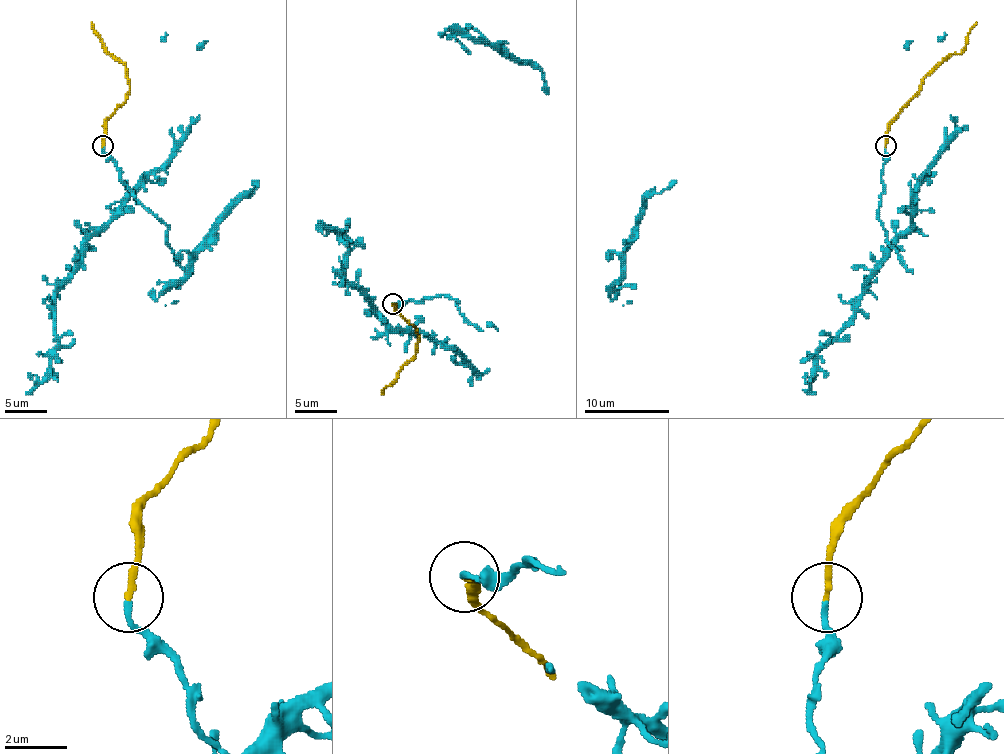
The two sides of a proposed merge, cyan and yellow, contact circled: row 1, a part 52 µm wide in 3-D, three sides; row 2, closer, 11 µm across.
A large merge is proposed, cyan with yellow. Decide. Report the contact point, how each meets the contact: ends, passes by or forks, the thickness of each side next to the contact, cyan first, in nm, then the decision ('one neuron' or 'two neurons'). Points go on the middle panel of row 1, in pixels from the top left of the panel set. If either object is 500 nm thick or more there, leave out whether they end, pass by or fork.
(392, 304) | cyan ends | yellow ends | 160/200 nm | one neuron

